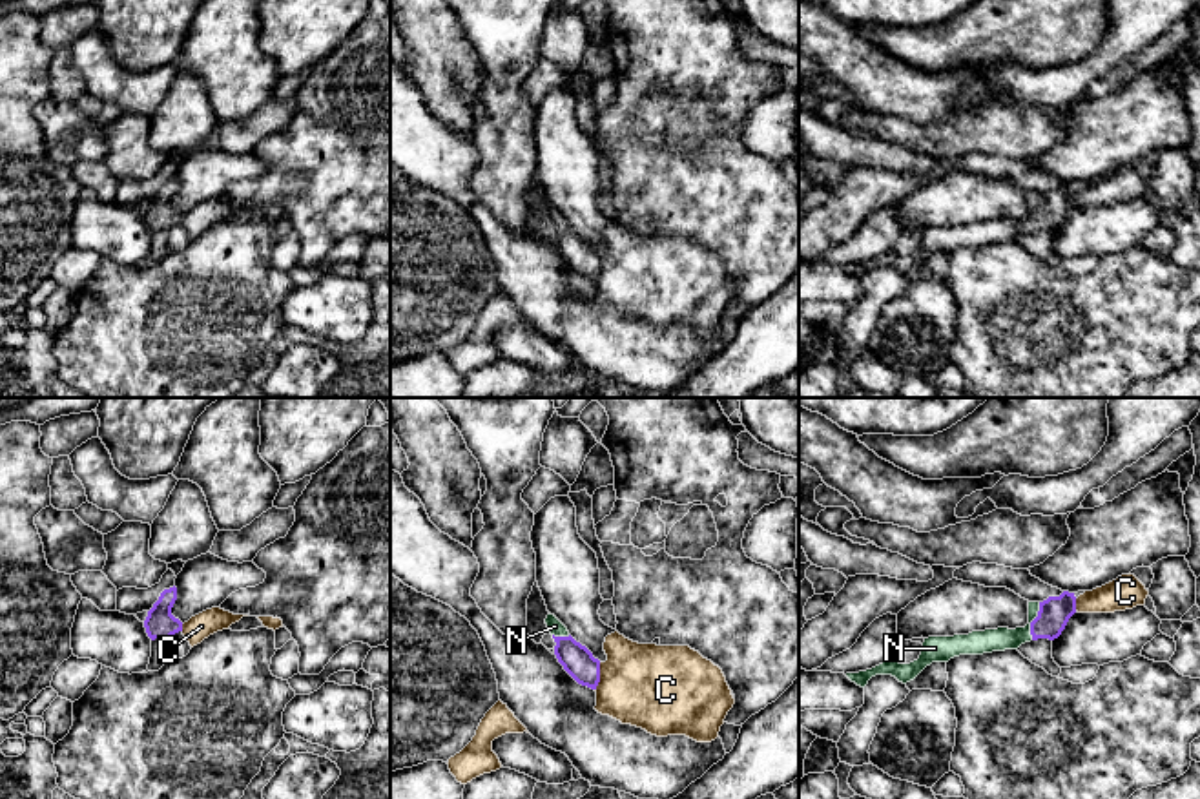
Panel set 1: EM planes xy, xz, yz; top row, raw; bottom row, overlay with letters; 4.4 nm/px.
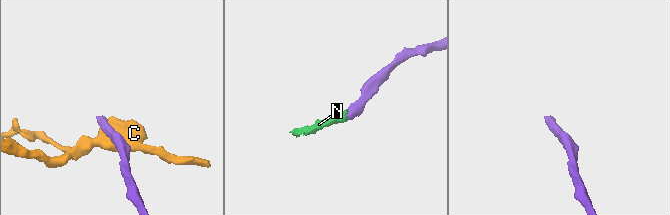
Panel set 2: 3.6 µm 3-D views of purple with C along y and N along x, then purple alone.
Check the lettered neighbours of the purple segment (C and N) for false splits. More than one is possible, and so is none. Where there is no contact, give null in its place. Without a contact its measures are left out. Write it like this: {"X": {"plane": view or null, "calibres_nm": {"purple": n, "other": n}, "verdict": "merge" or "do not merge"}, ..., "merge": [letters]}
{"C": {"plane": "xz", "calibres_nm": {"purple": 140, "other": 380}, "verdict": "do not merge"}, "N": {"plane": "yz", "calibres_nm": {"purple": 140, "other": 100}, "verdict": "merge"}, "merge": ["N"]}

